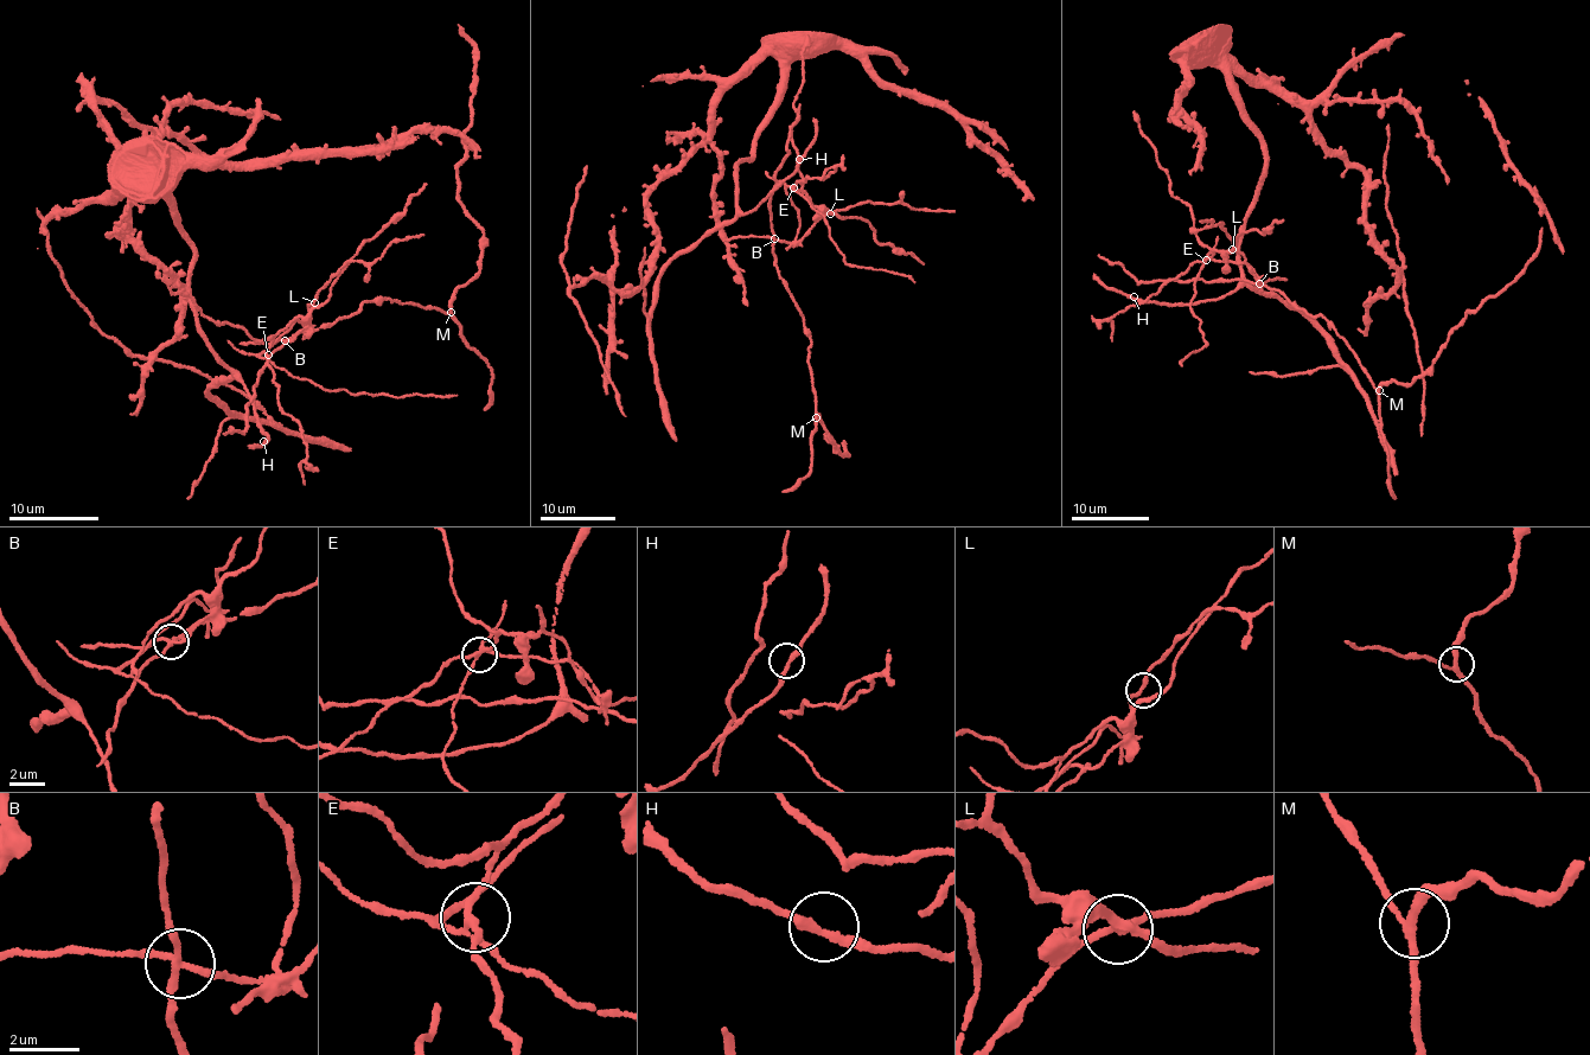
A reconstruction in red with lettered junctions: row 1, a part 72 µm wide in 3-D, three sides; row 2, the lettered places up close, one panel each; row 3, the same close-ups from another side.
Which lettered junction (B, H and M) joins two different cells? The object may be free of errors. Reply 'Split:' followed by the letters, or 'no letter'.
Split: B

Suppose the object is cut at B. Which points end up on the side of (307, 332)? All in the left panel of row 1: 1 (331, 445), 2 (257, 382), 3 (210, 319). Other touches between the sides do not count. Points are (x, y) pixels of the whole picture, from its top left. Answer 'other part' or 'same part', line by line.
1: other part
2: other part
3: same part

